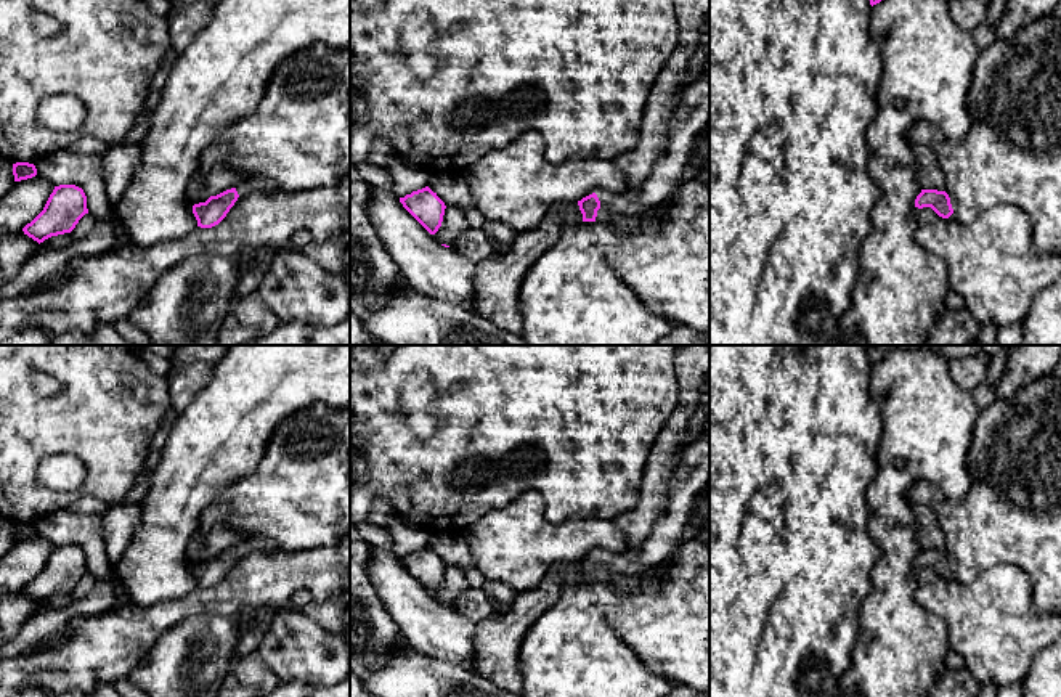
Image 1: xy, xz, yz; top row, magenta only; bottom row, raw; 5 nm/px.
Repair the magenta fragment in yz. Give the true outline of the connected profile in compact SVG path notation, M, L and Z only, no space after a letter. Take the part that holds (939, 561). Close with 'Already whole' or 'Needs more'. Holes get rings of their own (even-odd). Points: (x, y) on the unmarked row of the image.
M921 549L915 559L915 567L931 567L942 578L949 578L953 573L949 554L937 549Z. Already whole

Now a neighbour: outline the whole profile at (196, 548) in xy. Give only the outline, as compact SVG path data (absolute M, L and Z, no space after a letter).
M215 527L205 536L199 532L189 540L186 557L193 564L205 562L226 549L242 543L242 535L234 528Z

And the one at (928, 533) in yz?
M925 504L910 506L917 524L917 541L921 549L945 549L944 535L936 522L934 512Z

